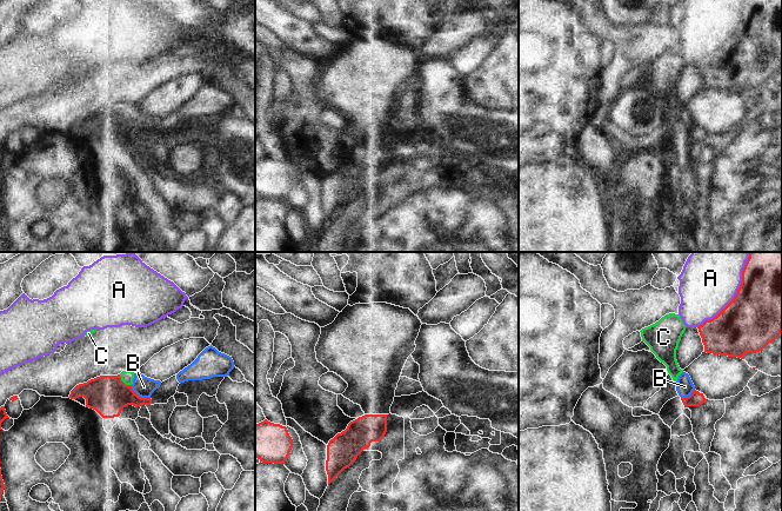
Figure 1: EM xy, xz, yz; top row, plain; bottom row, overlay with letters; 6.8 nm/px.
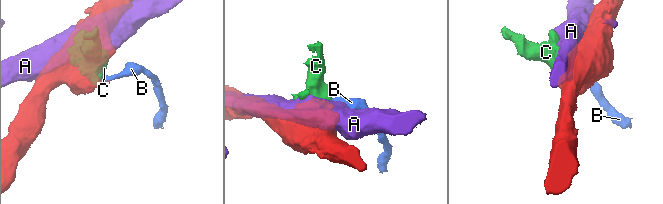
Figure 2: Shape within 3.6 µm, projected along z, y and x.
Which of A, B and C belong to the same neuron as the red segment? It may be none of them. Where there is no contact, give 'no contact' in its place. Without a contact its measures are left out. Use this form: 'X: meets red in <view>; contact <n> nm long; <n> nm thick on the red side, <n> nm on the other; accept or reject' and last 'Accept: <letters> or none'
A: meets red in yz; contact 650 nm long; 480 nm thick on the red side, 400 nm on the other; reject
B: meets red in xy; contact 160 nm long; 280 nm thick on the red side, 140 nm on the other; reject
C: meets red in xy; contact 120 nm long; 280 nm thick on the red side, 90 nm on the other; reject
Accept: none

